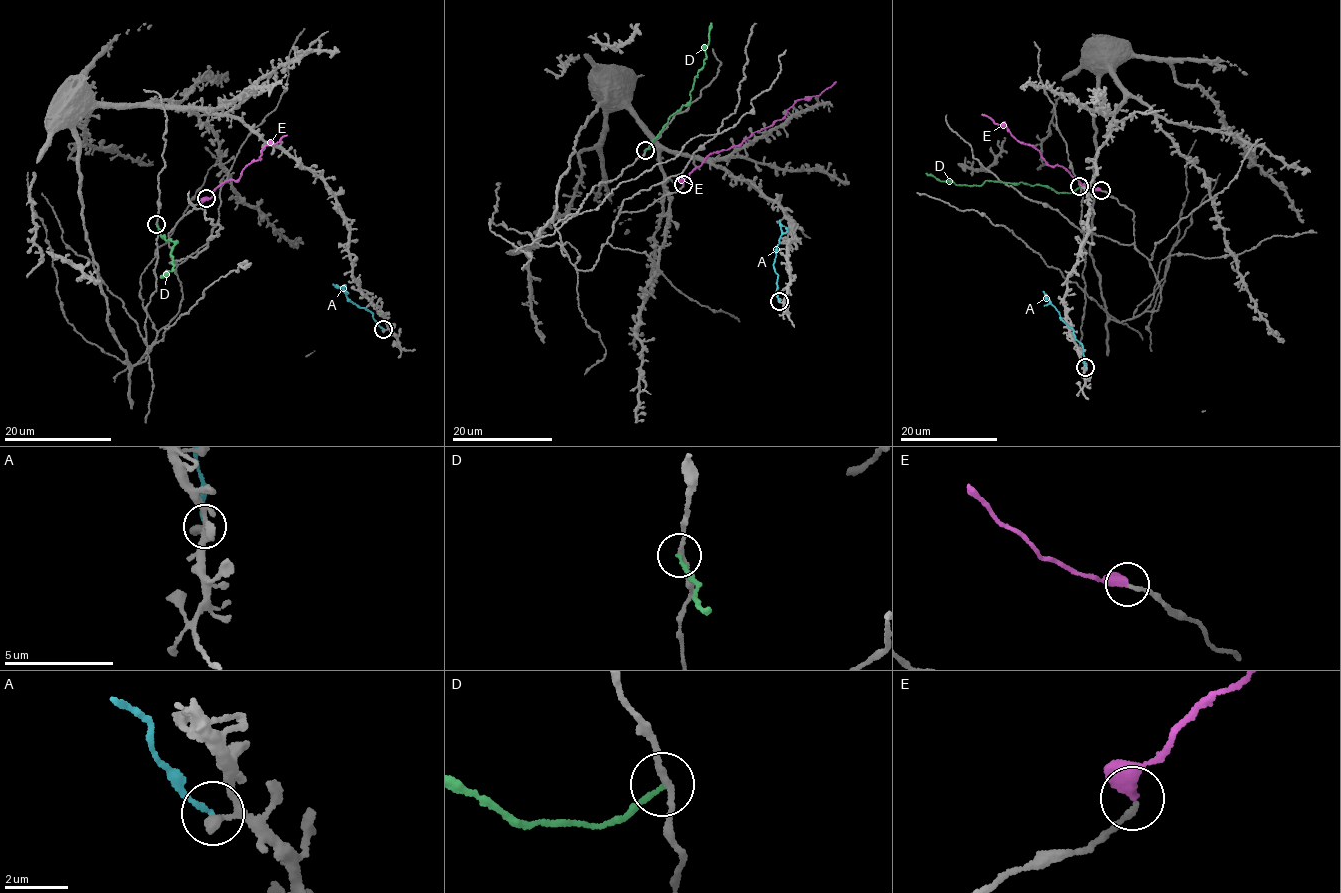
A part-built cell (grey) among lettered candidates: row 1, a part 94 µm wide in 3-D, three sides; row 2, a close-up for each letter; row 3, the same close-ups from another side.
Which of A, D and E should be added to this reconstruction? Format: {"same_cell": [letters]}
{"same_cell": ["E"]}

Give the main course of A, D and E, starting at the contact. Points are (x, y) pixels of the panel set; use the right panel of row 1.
A: (1084, 367), (1083, 349), (1043, 290)
D: (1080, 187), (1071, 193), (1059, 193), (1037, 184), (987, 181), (981, 185), (958, 185), (936, 180), (925, 173)
E: (1100, 190), (1089, 188), (1061, 166), (1052, 166), (1034, 147), (1014, 137), (1003, 125), (981, 115)

